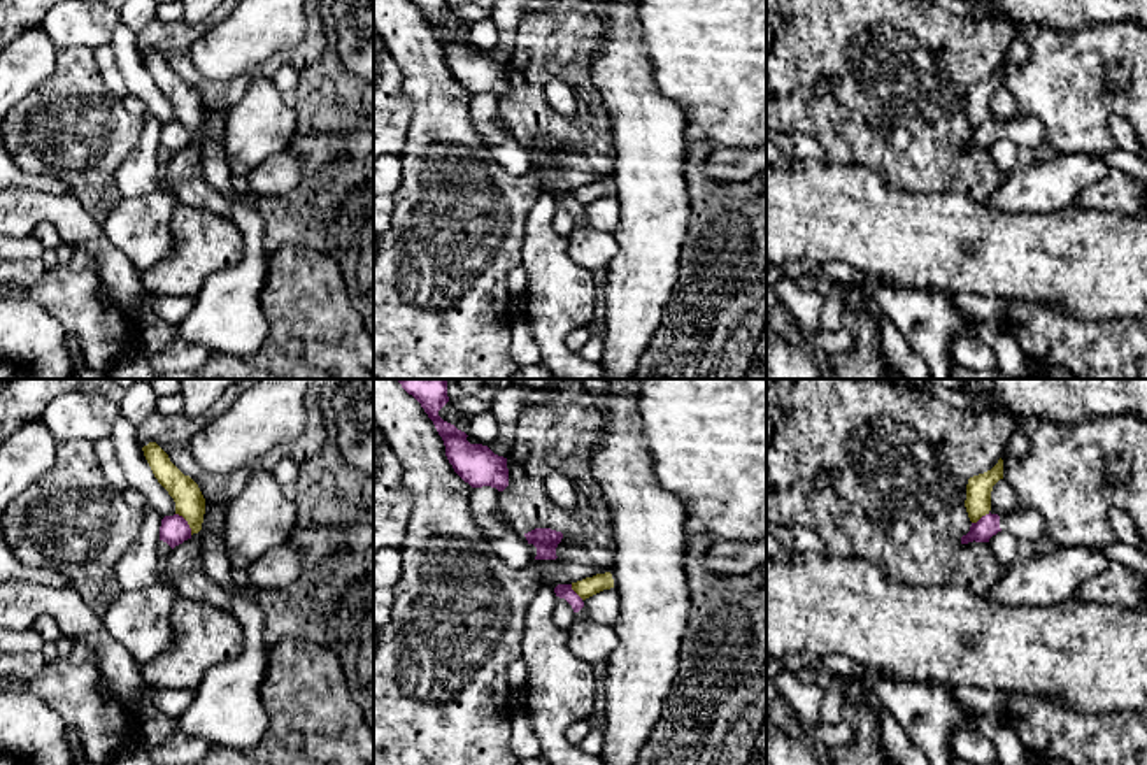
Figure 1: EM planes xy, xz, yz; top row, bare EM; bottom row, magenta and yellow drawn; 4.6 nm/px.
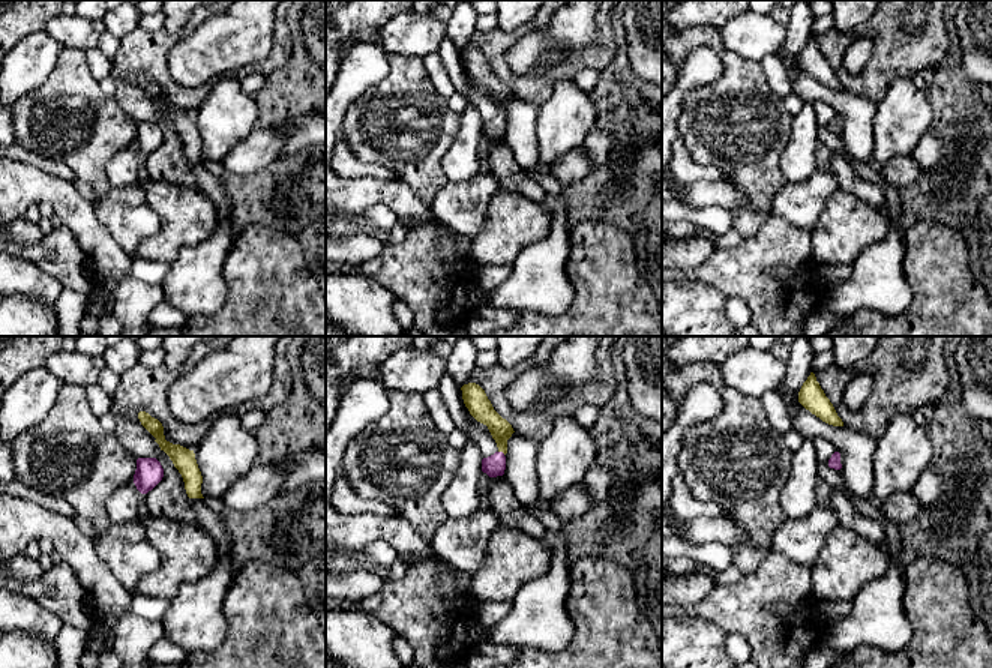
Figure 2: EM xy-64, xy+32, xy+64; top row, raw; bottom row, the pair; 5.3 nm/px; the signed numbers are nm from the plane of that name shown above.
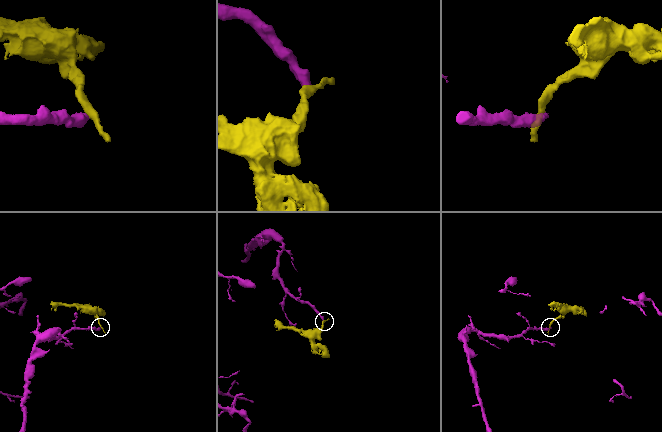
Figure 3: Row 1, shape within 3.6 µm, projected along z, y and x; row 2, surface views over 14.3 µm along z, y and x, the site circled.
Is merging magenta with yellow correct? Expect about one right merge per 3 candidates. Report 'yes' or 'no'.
no

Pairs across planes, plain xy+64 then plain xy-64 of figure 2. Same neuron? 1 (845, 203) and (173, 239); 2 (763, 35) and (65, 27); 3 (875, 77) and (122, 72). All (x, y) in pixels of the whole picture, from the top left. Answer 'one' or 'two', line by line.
1: one
2: one
3: one

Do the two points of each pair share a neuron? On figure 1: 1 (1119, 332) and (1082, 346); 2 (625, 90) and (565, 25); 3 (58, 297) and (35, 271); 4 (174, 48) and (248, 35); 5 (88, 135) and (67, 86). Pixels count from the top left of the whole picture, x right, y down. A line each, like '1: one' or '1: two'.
1: one
2: two
3: two
4: two
5: one

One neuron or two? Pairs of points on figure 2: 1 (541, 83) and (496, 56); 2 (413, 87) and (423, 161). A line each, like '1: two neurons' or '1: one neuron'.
1: one neuron
2: one neuron

